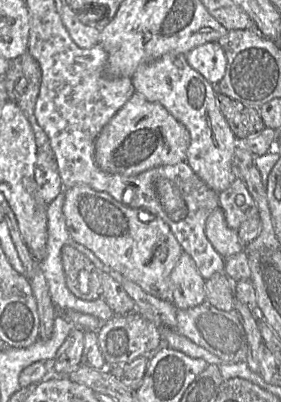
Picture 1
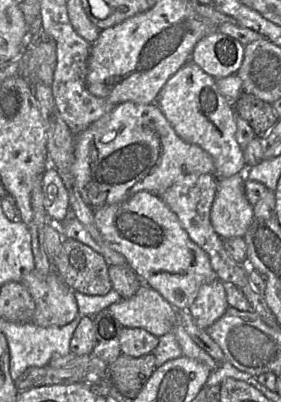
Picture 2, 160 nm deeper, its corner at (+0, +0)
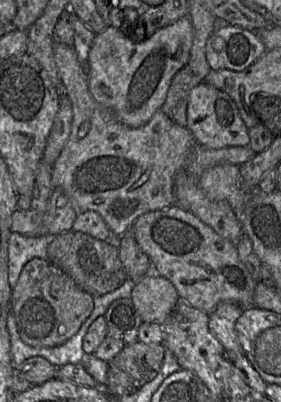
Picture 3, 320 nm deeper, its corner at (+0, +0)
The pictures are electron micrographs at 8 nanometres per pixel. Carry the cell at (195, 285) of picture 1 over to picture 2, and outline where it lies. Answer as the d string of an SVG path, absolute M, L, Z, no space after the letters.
M216 280L201 286L188 312L196 325L206 330L219 320L228 308L225 284Z

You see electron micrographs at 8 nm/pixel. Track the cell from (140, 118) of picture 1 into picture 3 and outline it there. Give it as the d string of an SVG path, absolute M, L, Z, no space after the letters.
M54 41L53 57L64 94L72 104L73 119L70 136L52 165L52 187L62 188L77 212L98 213L116 237L123 236L141 215L174 204L174 178L181 169L186 168L189 158L195 161L193 176L199 179L206 169L219 164L241 165L256 154L248 146L222 149L198 146L187 128L173 123L161 111L156 112L145 125L139 128L127 127L109 110L94 101L89 92L87 68L79 62L72 46Z

